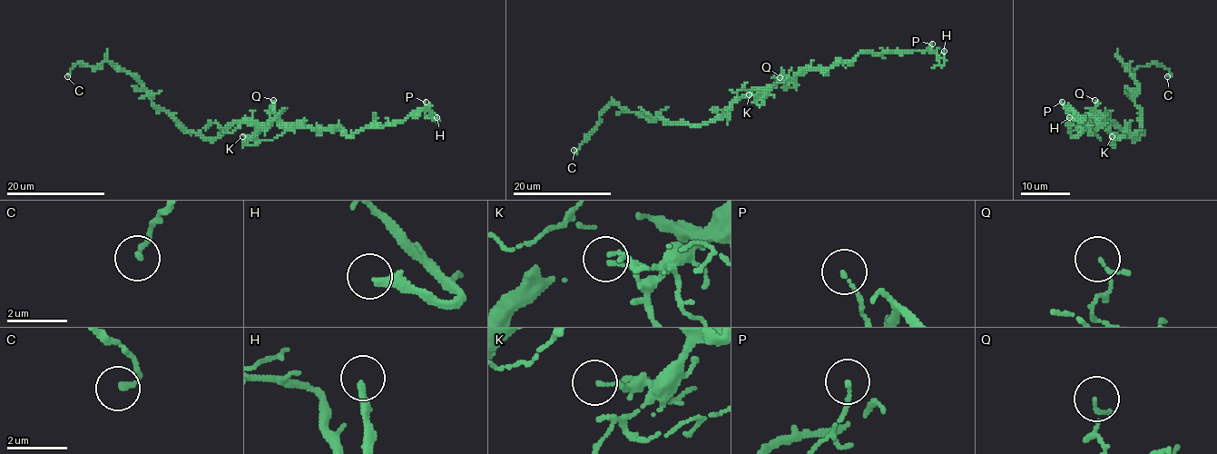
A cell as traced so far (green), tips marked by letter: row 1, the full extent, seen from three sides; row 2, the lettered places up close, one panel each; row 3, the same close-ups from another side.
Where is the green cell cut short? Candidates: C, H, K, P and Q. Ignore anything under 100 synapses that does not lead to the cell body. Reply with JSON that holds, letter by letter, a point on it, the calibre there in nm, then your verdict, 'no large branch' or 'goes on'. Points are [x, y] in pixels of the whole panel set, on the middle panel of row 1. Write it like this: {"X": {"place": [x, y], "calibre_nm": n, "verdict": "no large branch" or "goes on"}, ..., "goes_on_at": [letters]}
{"C": {"place": [574, 150], "calibre_nm": 160, "verdict": "no large branch"}, "H": {"place": [944, 51], "calibre_nm": 240, "verdict": "goes on"}, "K": {"place": [749, 94], "calibre_nm": 110, "verdict": "no large branch"}, "P": {"place": [932, 44], "calibre_nm": 110, "verdict": "no large branch"}, "Q": {"place": [780, 77], "calibre_nm": 70, "verdict": "no large branch"}, "goes_on_at": ["H"]}

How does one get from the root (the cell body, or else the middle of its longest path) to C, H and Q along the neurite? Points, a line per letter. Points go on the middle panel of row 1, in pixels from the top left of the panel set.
C: (745, 96), (702, 123), (669, 123), (659, 116), (651, 122), (610, 104), (574, 150)
H: (745, 96), (798, 74), (849, 64), (862, 53), (931, 51), (942, 66), (944, 51)
Q: (745, 96), (754, 91), (770, 89), (780, 77)

